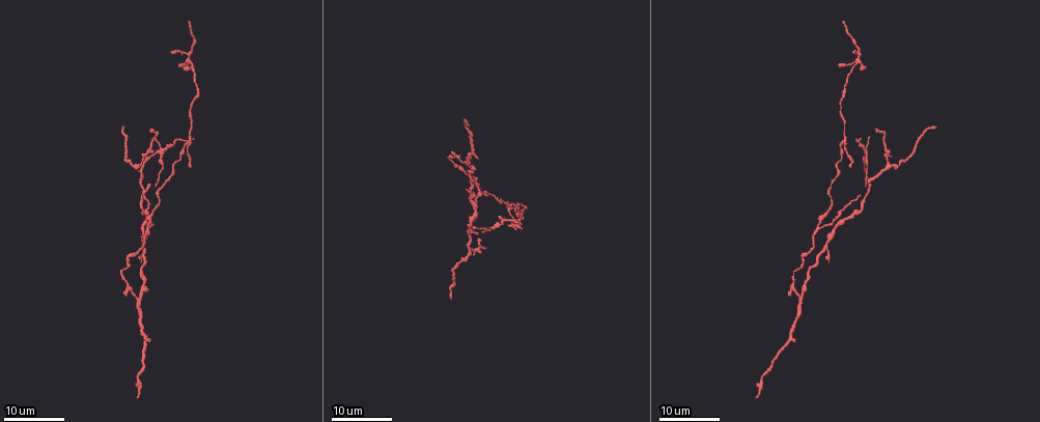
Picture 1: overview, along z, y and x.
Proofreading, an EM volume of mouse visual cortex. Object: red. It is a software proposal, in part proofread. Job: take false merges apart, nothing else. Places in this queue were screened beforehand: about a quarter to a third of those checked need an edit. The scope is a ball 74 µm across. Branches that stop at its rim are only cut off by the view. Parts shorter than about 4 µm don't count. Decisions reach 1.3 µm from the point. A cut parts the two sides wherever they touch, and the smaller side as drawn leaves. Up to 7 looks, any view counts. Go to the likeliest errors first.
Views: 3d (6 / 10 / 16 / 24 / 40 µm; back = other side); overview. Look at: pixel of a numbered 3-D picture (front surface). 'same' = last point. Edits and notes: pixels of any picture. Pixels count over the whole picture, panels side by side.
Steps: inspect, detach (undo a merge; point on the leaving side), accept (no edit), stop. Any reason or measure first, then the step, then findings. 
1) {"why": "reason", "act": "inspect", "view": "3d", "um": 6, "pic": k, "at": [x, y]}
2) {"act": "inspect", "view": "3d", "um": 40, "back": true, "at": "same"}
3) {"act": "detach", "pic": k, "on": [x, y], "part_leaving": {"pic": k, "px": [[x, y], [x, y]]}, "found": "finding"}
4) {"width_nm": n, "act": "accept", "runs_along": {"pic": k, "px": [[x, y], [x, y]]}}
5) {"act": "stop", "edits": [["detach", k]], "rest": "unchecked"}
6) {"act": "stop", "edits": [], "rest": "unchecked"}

{"why": "looks like a crossing", "act": "inspect", "view": "3d", "um": 16, "pic": 1, "at": [160, 153]}

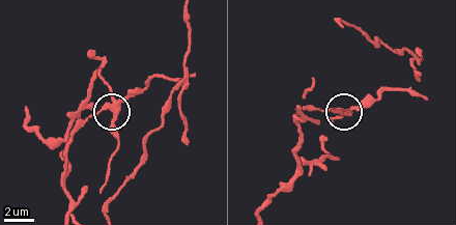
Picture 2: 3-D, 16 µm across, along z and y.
{"why": "closer look", "act": "inspect", "view": "3d", "um": 10, "pic": 2, "at": [113, 111]}

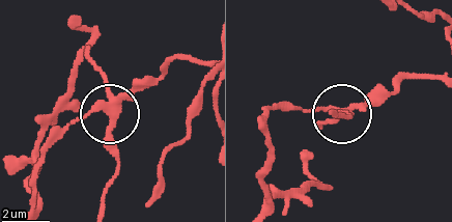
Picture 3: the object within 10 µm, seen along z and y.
{"arms": 4, "act": "detach", "pic": 3, "on": [104, 141], "part_leaving": {"pic": 3, "px": [[111, 106], [117, 169], [105, 211]]}, "found": "a second cell is stuck on"}

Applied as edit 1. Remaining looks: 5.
{"why": "a fork", "act": "inspect", "view": "3d", "um": 24, "pic": 1, "at": [870, 179]}

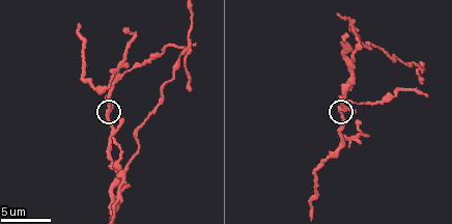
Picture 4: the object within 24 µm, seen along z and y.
{"act": "inspect", "view": "3d", "um": 6, "pic": 4, "at": [108, 111]}

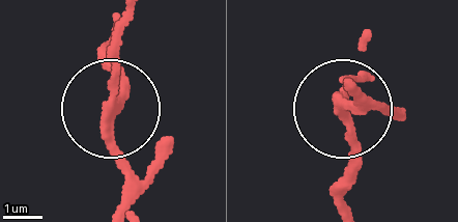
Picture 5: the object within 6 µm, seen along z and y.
{"width_nm": 250, "act": "accept", "found": "one cell here"}

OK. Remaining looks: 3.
{"why": "three arms meet", "act": "inspect", "view": "3d", "um": 16, "pic": 1, "at": [141, 297]}

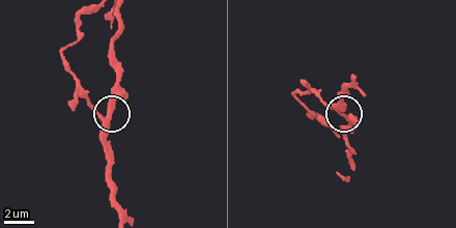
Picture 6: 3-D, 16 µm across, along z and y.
{"act": "inspect", "view": "3d", "um": 10, "pic": 6, "at": [107, 115]}

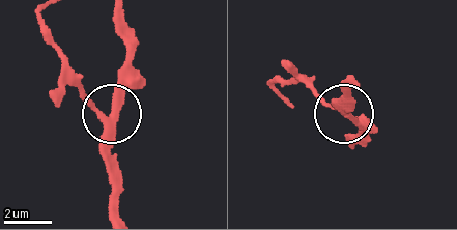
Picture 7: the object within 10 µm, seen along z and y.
{"width_nm": 260, "act": "detach", "pic": 7, "on": [82, 96], "part_leaving": {"pic": 7, "px": [[102, 120], [43, 16]]}, "found": "a second cell is stuck on"}

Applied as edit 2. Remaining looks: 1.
{"act": "stop", "edits": [["detach", 3], ["detach", 7]], "rest": "unchecked"}

